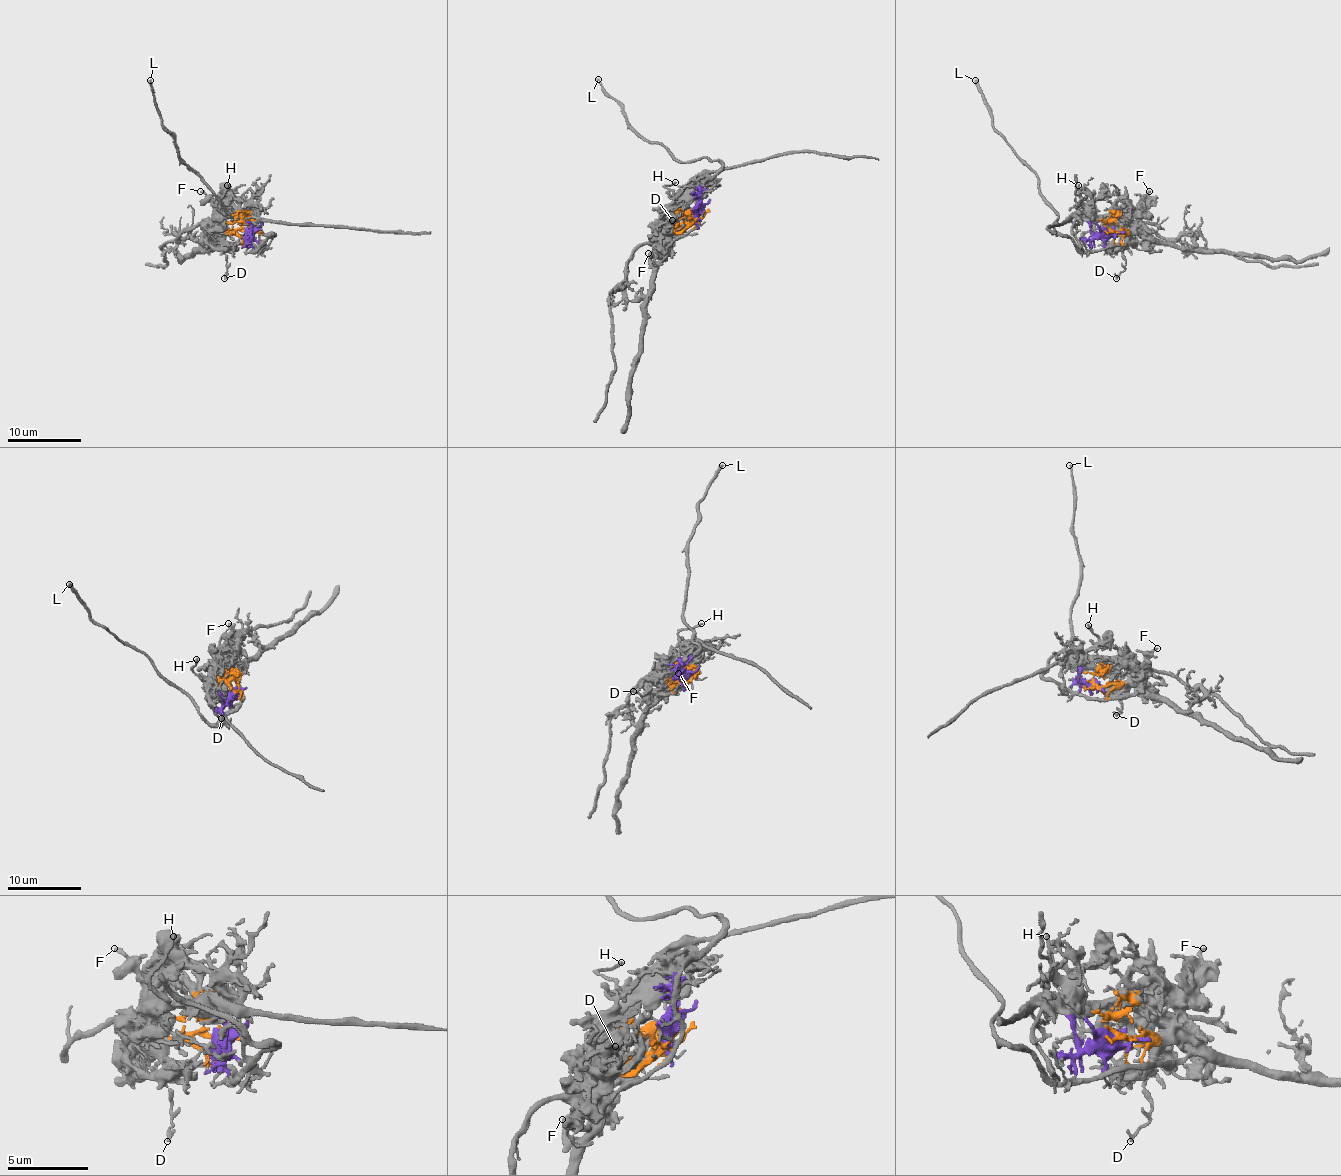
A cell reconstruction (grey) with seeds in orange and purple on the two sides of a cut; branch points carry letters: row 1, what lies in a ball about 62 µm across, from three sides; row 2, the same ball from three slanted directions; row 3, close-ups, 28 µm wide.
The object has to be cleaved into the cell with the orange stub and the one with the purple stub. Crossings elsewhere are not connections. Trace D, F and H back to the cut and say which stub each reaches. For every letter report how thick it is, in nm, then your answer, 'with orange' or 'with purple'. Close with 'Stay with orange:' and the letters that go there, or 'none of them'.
D: calibre 200 nm; with orange
F: calibre 240 nm; with orange
H: calibre 240 nm; with purple
Stay with orange: D, F

